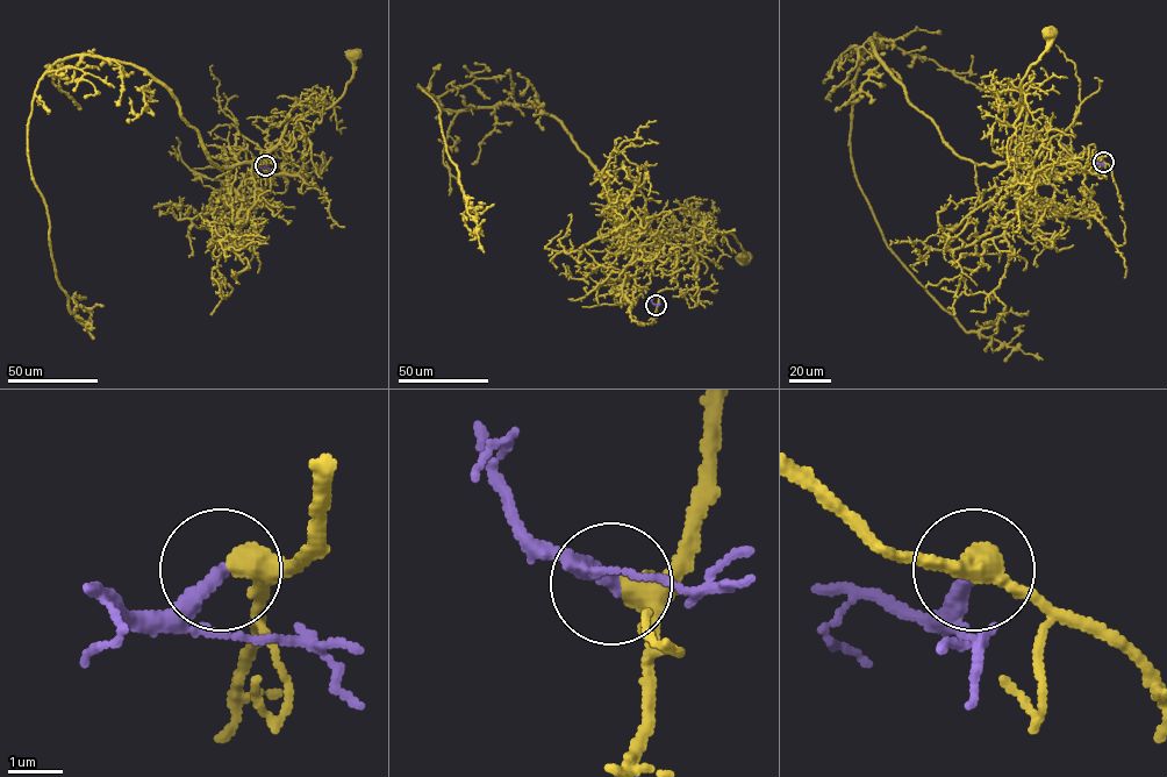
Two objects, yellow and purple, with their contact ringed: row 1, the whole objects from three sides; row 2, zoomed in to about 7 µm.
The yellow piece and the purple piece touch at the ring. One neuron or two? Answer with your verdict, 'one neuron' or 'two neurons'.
one neuron

